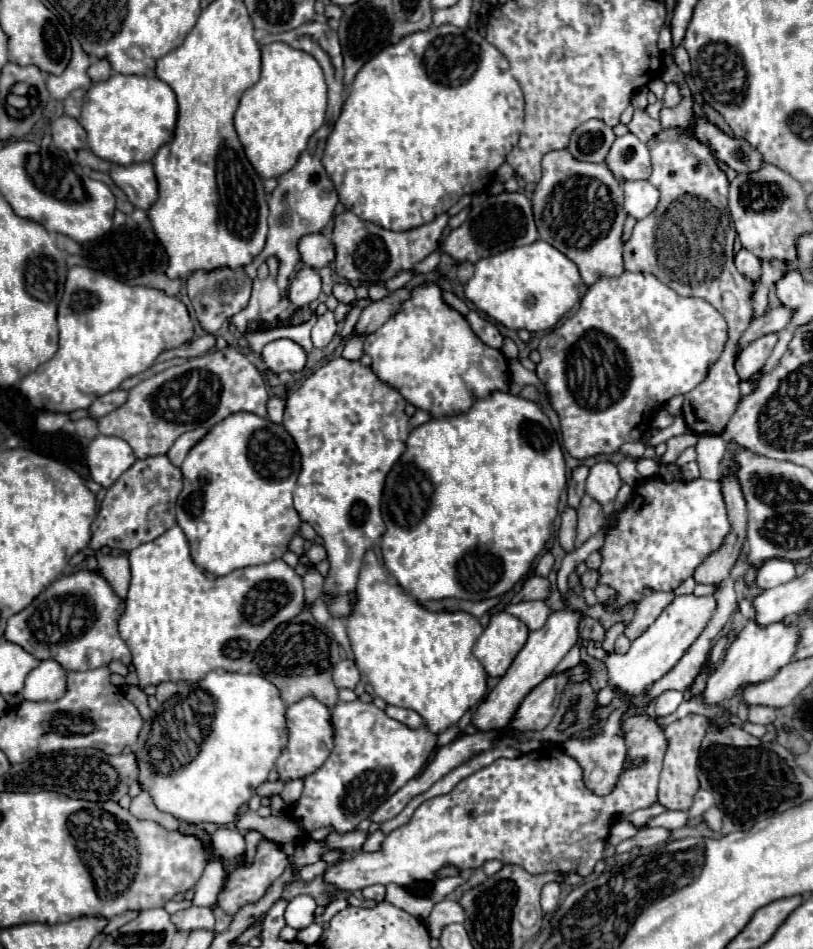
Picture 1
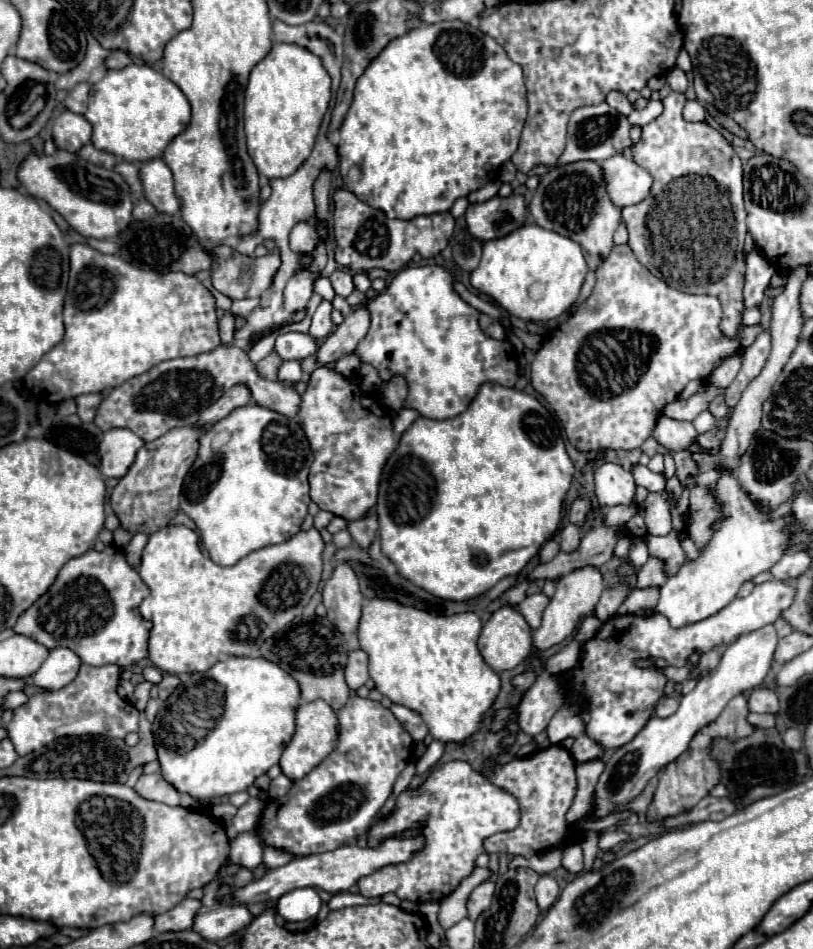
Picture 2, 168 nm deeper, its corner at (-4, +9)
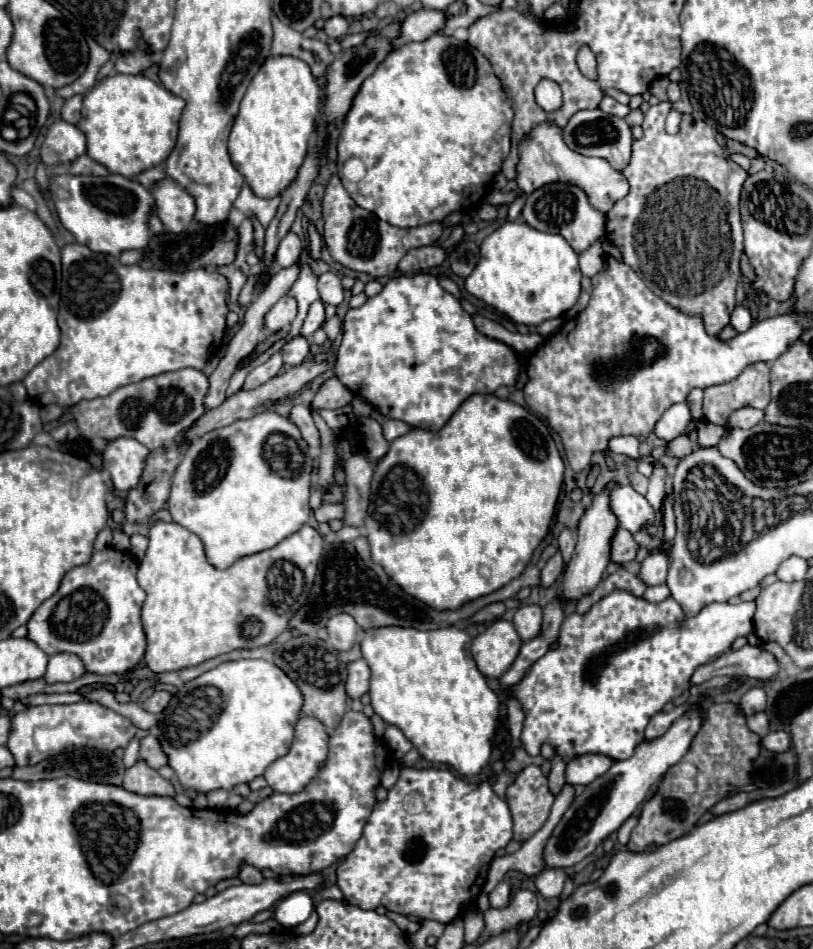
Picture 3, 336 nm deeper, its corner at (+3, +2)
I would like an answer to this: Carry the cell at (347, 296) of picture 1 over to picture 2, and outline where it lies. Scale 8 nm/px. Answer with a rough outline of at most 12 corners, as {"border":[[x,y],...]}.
{"border":[[335,269],[329,281],[341,297],[355,289],[351,273]]}

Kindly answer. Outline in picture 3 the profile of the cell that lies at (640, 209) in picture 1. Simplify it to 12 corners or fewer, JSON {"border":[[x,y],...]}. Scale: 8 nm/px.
{"border":[[554,124],[520,142],[518,188],[582,188],[608,212],[630,190],[604,158],[572,152]]}

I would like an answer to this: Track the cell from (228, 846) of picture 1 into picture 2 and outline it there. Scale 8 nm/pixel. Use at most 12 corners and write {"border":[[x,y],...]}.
{"border":[[251,831],[235,837],[229,859],[257,869],[263,847]]}

